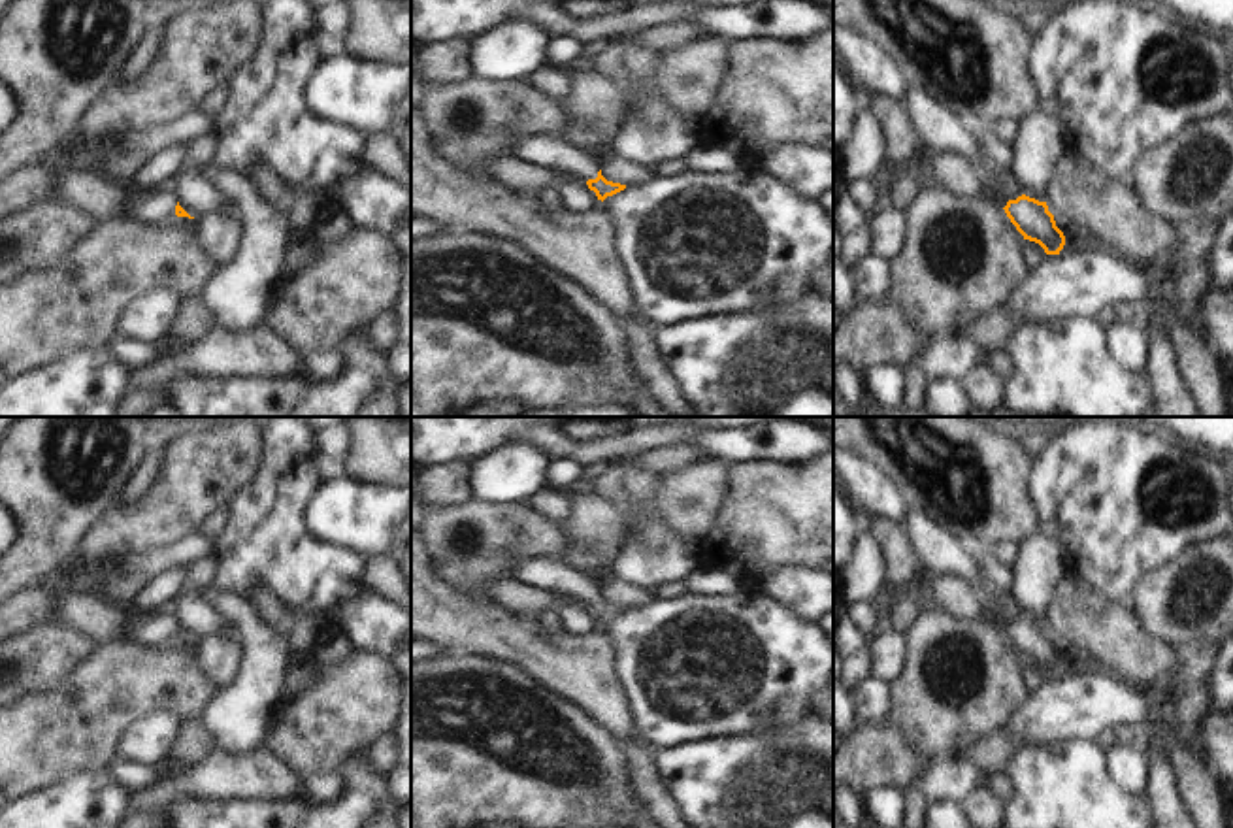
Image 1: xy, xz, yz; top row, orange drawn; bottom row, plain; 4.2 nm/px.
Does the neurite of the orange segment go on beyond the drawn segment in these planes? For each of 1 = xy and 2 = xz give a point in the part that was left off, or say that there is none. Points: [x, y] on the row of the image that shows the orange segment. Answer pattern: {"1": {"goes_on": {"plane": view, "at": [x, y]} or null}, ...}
{"1": {"goes_on": {"plane": "xy", "at": [155, 206]}}, "2": {"goes_on": {"plane": "xz", "at": [551, 151]}}}

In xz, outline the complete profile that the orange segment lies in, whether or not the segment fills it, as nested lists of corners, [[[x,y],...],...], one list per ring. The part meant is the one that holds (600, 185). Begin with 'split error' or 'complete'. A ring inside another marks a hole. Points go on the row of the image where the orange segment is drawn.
split error | [[[517,132],[513,136],[511,155],[520,164],[539,164],[560,175],[584,179],[601,202],[626,189],[626,185],[607,181],[601,175],[601,158],[566,143],[558,134]]]

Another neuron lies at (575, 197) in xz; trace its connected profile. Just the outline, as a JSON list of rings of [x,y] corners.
[[[562,175],[560,183],[556,185],[556,190],[560,192],[562,207],[575,215],[600,206],[596,192],[590,190],[586,181],[581,177]]]

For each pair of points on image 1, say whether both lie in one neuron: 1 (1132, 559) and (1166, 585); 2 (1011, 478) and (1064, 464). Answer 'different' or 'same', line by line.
1: different
2: different

